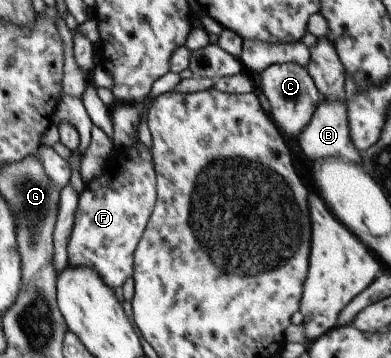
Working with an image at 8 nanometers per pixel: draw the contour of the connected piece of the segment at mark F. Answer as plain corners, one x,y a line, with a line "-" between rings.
115,147
106,159
102,174
86,184
79,194
72,238
68,242
68,267
94,267
113,289
122,286
135,269
134,253
143,237
155,202
155,168
146,155
132,160
129,151

